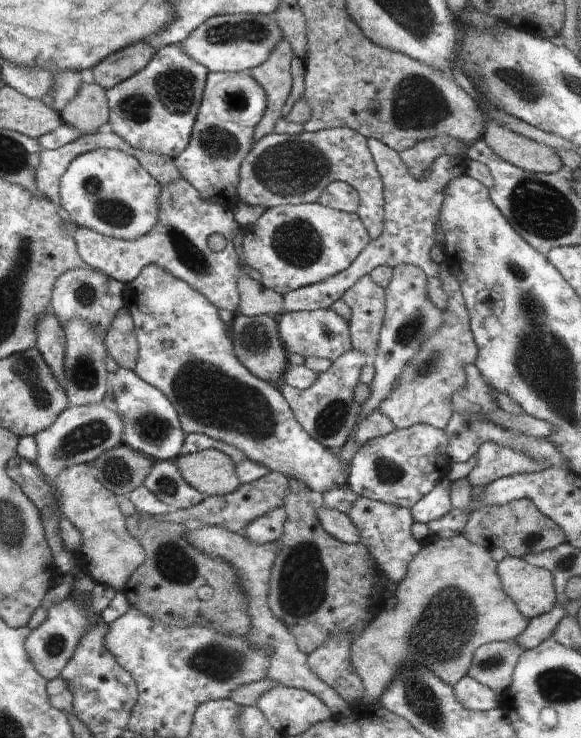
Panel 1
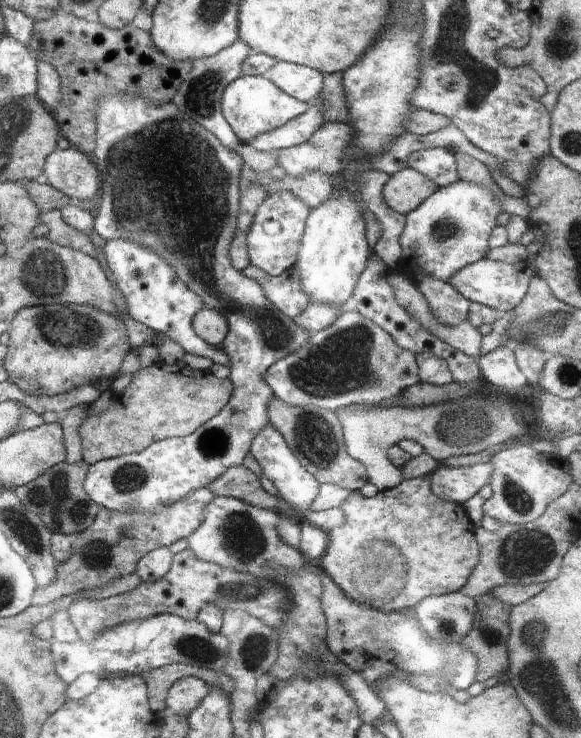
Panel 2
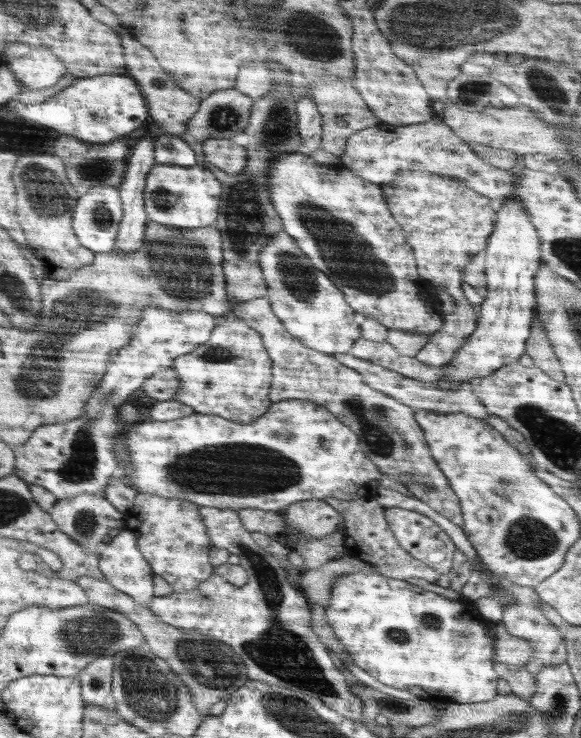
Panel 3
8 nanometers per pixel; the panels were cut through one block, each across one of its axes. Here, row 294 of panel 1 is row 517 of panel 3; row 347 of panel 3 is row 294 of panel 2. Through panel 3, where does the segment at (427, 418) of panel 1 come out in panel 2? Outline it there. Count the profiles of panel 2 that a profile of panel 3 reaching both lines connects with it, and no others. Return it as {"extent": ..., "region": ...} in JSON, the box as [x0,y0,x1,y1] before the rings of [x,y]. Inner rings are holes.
{"extent":[242,264,314,318],"region":[[[296,264],[278,276],[266,274],[252,265],[242,269],[242,274],[259,283],[271,306],[276,306],[286,317],[296,318],[314,303],[306,292],[302,292],[300,270]]]}

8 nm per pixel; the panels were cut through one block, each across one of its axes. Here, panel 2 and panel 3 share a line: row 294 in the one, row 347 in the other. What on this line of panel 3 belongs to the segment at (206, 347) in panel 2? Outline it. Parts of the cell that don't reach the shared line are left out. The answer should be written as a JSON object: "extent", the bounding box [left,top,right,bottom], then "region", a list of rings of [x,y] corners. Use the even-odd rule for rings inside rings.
{"extent":[13,304,214,500],"region":[[[149,304],[144,309],[142,320],[134,326],[136,328],[134,328],[132,340],[114,355],[108,372],[103,370],[104,376],[92,392],[91,399],[87,401],[83,415],[70,422],[45,424],[32,432],[23,446],[13,448],[13,452],[16,454],[14,474],[27,481],[28,486],[42,486],[50,490],[57,500],[74,498],[79,494],[105,497],[104,490],[106,490],[108,480],[118,472],[117,462],[113,457],[113,438],[116,433],[122,432],[119,420],[117,420],[119,406],[129,398],[139,395],[140,387],[144,385],[144,381],[149,376],[172,368],[175,358],[190,354],[195,348],[204,344],[209,339],[211,332],[214,331],[214,317],[204,312],[180,311],[180,313],[176,313]]]}

